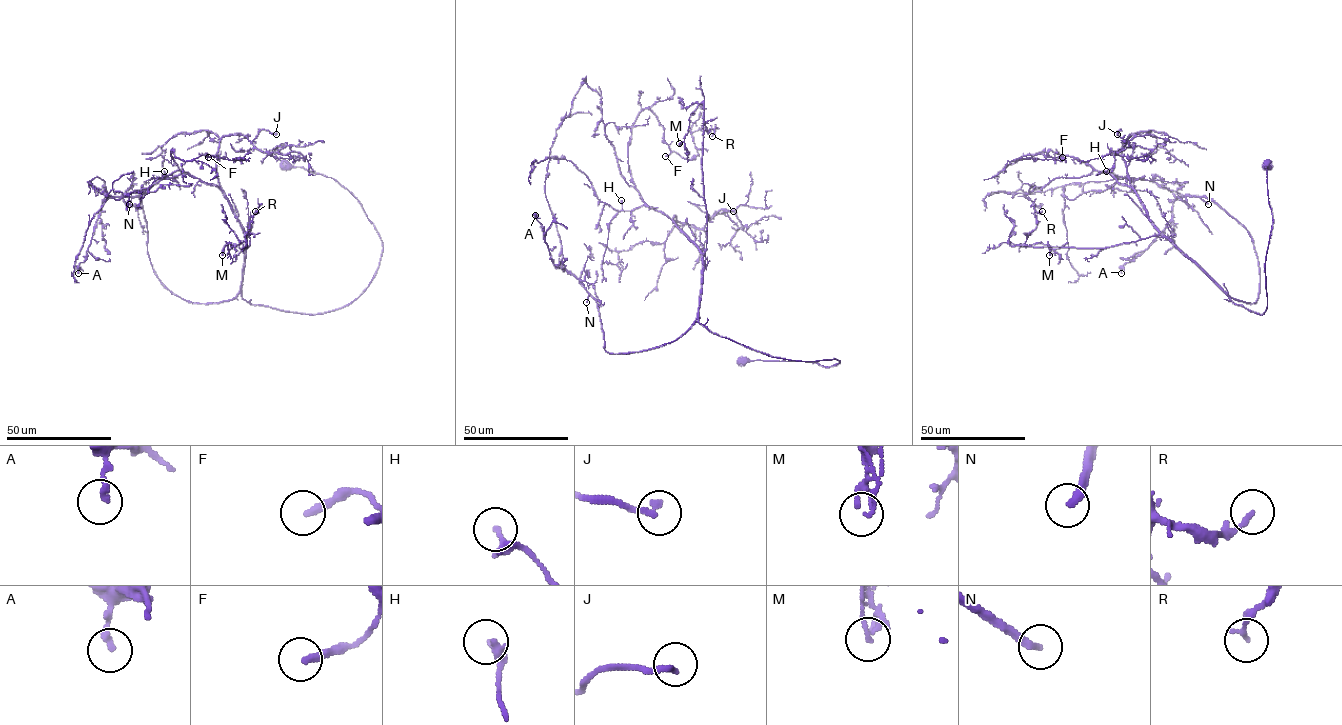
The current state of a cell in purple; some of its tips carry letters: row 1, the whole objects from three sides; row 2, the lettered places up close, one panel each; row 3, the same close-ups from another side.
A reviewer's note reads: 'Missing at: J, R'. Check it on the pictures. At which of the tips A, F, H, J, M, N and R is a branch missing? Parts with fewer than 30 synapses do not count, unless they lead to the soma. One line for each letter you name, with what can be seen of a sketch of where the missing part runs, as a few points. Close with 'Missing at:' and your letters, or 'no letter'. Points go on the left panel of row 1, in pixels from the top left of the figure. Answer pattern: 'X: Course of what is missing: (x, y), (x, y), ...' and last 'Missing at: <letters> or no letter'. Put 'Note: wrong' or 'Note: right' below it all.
J: Course of what is missing: (276, 134), (292, 134), (314, 140), (319, 145), (320, 154), (328, 157)
N: Course of what is missing: (129, 204), (127, 211), (116, 219), (111, 239), (111, 245), (120, 251), (127, 262)
Missing at: J, N
Note: wrong

